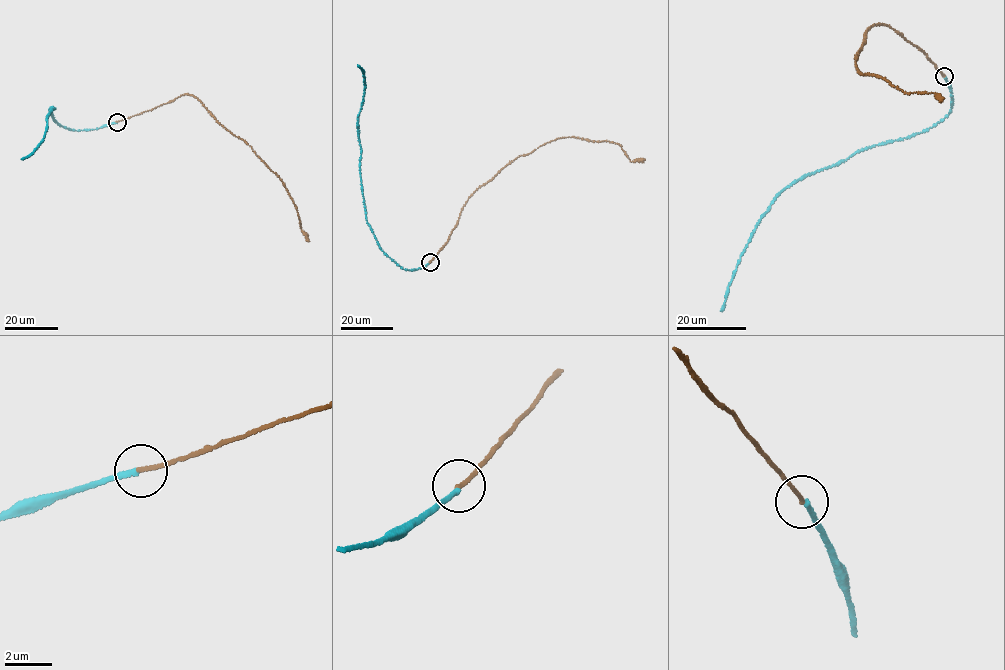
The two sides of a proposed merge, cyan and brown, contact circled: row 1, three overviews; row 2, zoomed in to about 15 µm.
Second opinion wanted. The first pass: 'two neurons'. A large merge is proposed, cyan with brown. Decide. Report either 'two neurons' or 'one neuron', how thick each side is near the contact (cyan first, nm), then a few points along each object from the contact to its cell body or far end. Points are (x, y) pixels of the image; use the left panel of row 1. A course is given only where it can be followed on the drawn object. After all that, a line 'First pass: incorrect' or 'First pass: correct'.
two neurons; calibres 240 and 160 nm; course cyan (116, 122), (73, 130), (58, 124), (50, 107), (55, 108), (46, 119), (43, 141), (20, 159); course brown (117, 122), (182, 94), (193, 96), (216, 122), (244, 141), (277, 174), (295, 207), (301, 229), (308, 242)
First pass: correct

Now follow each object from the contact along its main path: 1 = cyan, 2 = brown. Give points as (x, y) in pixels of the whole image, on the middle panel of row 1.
1: (430, 262), (411, 270), (401, 268), (384, 254), (367, 223), (358, 127), (365, 86), (364, 73), (357, 65)
2: (430, 262), (474, 192), (542, 144), (569, 137), (611, 141), (629, 160), (645, 159)

